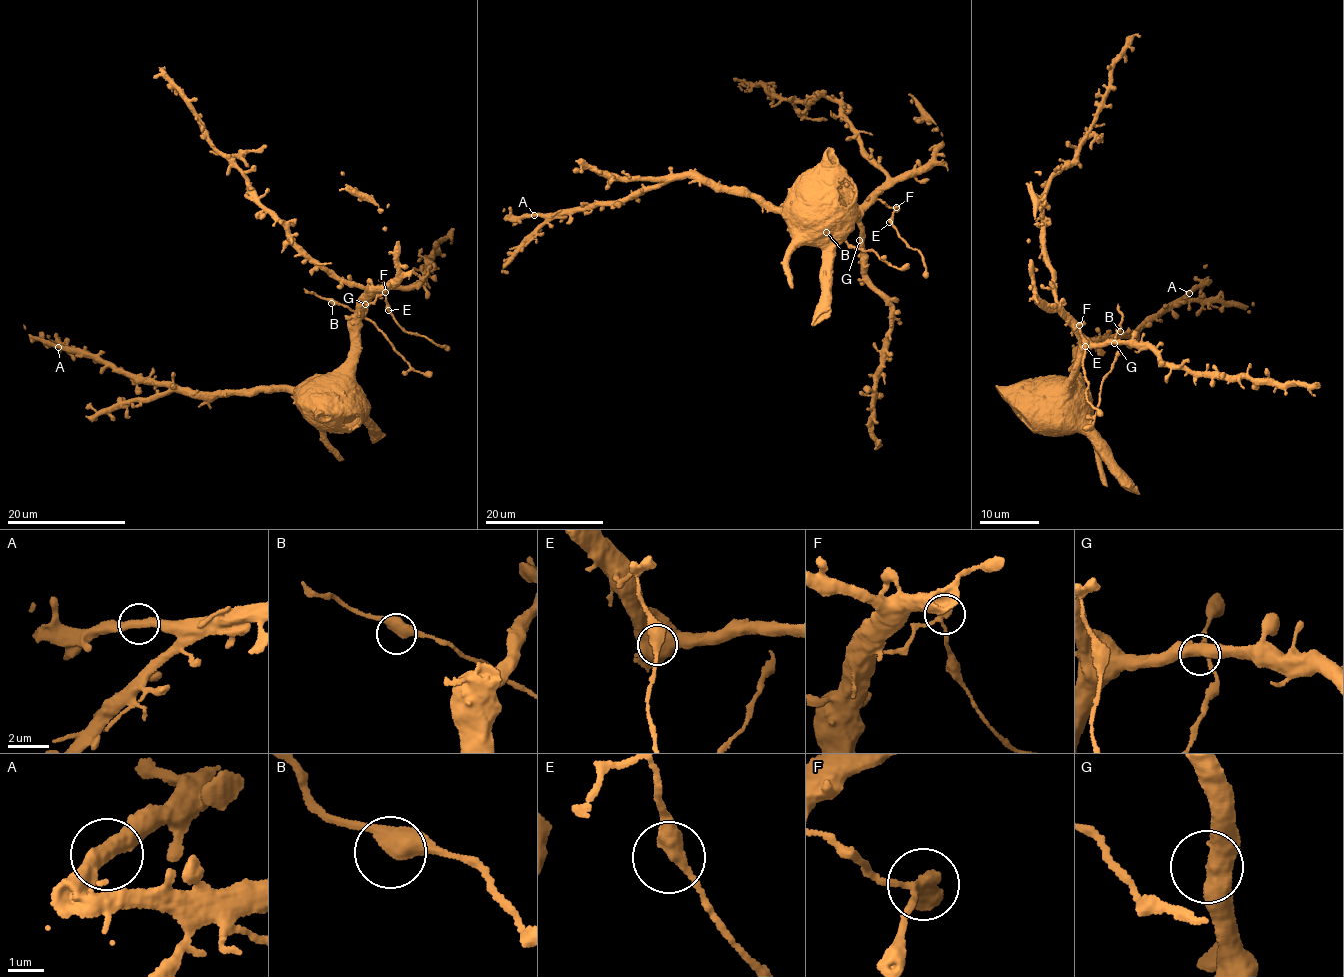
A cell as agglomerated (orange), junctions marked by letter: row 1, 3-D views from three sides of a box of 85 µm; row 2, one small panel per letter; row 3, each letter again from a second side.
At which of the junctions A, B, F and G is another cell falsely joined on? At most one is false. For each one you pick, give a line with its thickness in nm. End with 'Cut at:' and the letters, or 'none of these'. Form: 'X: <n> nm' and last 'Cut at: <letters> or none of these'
Cut at: none of these

